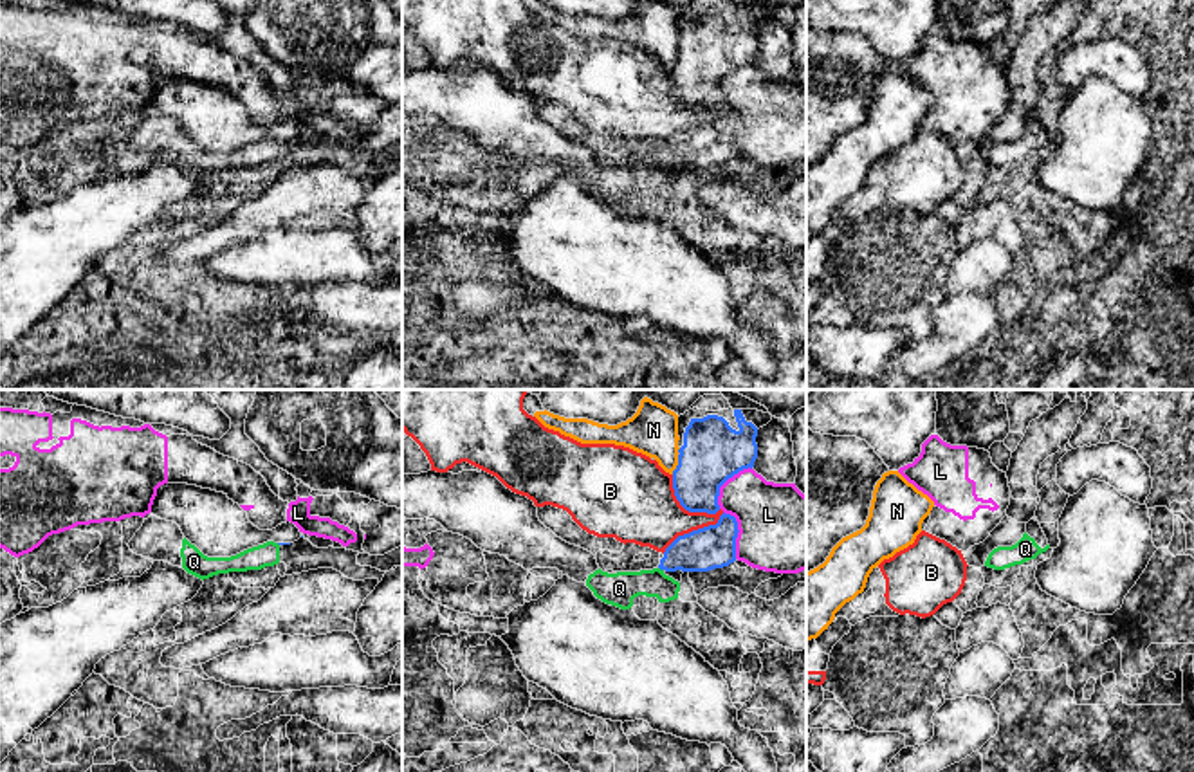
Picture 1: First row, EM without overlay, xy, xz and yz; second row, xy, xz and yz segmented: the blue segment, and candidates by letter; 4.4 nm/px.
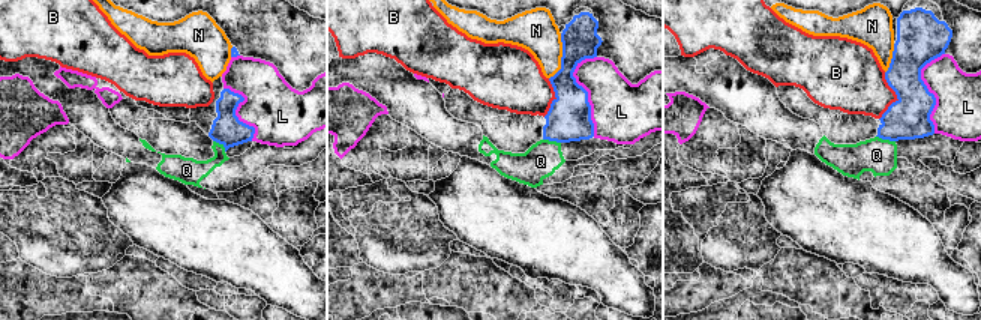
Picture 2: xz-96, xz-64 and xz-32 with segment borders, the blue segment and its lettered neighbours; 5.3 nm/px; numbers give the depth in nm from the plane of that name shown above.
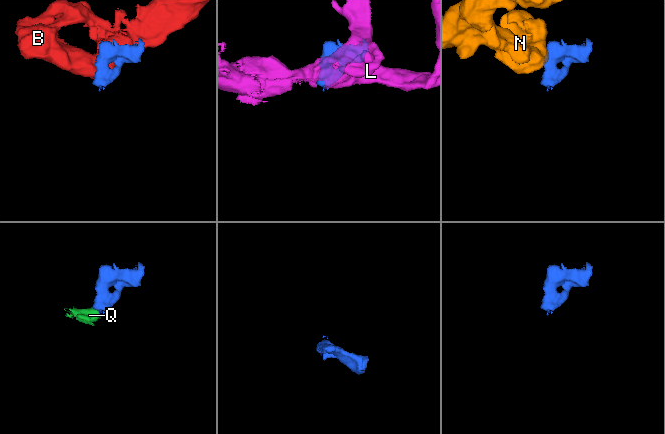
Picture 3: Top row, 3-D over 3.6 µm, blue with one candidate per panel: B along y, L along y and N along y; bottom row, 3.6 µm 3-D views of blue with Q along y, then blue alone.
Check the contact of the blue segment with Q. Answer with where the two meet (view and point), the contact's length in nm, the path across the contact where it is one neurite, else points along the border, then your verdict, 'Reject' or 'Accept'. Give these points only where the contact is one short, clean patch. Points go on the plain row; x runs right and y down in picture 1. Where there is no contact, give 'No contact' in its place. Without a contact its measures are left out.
Touches blue at xz (661, 165). Shared border 30 nm. Boundary: xz (659, 163), (662, 166). Reject

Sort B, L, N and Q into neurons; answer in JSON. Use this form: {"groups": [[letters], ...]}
{"groups": [["B"], ["L"], ["N"], ["Q"]]}

